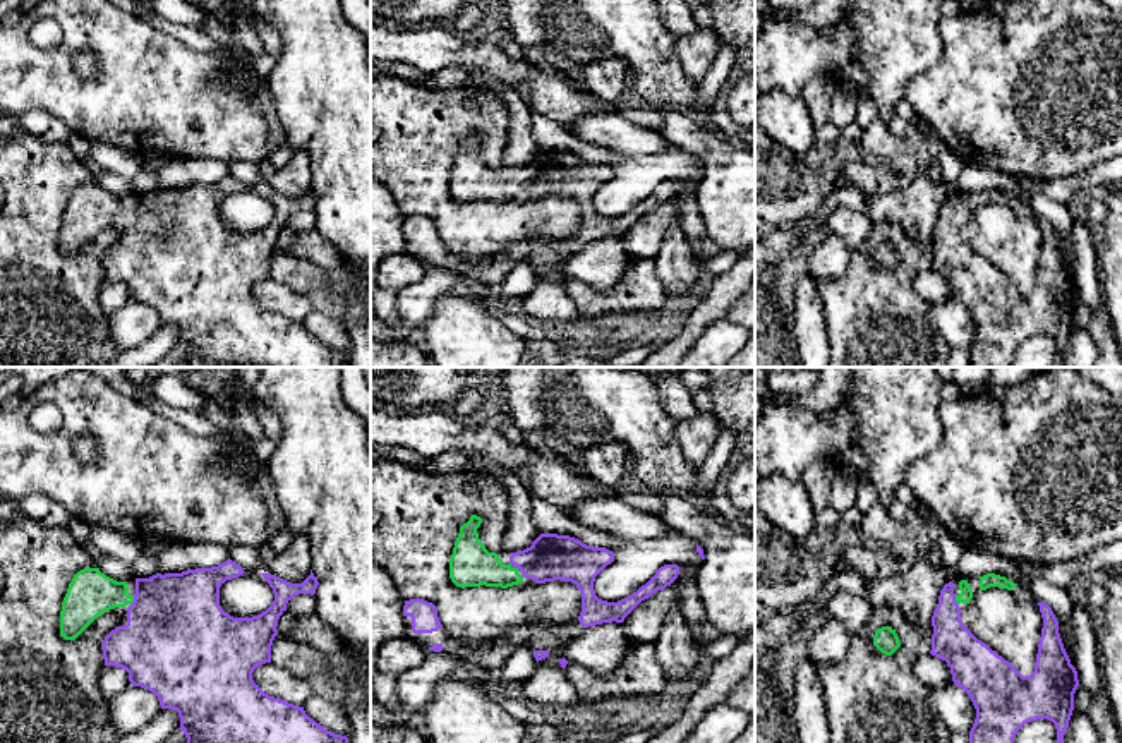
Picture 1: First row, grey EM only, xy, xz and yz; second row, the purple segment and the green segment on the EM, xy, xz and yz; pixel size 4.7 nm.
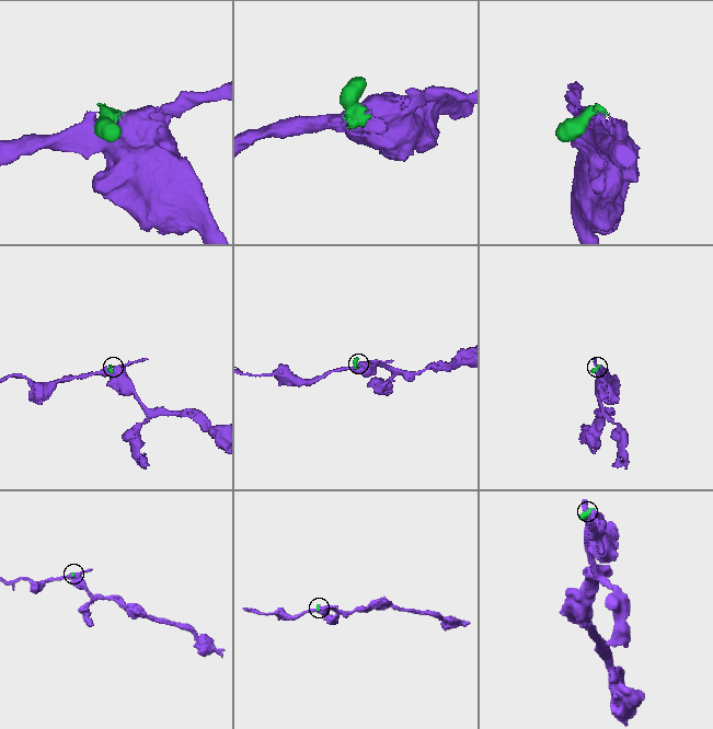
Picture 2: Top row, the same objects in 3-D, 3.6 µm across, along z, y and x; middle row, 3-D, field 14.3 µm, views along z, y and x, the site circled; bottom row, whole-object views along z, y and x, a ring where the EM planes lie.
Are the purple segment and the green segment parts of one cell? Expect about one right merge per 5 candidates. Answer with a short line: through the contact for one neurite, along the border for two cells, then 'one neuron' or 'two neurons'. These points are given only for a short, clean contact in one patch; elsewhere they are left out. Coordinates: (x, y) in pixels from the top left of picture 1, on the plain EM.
xy (175, 251), (143, 218), (134, 217), (114, 210), (90, 210) | one neuron

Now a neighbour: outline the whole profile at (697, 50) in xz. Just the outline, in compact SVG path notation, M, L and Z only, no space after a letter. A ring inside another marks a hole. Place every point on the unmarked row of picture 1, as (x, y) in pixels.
M698 27L697 31L678 36L674 53L683 67L688 81L700 84L712 67L721 39L712 27Z

